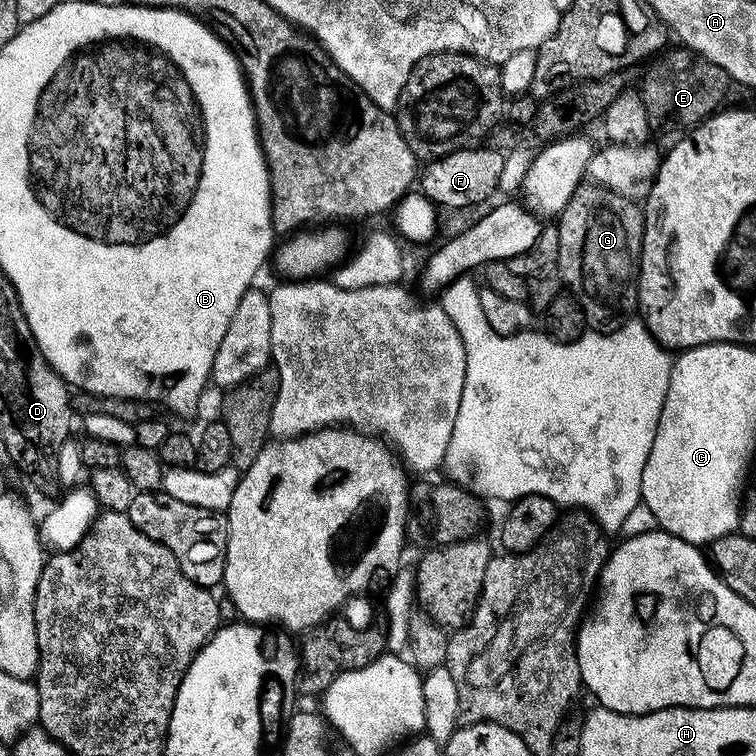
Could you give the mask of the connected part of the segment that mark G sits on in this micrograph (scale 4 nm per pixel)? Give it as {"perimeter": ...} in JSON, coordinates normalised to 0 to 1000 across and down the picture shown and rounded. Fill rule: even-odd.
{"perimeter":[[[772,241],[763,250],[762,255],[753,265],[753,270],[742,278],[738,284],[741,298],[735,302],[735,340],[733,348],[741,365],[746,370],[746,381],[755,390],[761,392],[762,398],[770,405],[772,411],[774,430],[784,439],[811,439],[823,433],[829,423],[837,422],[839,414],[844,407],[847,394],[847,332],[849,331],[849,320],[852,319],[852,276],[840,265],[835,265],[832,259],[824,259],[816,254],[808,254],[806,249],[798,249],[795,243]]]}

